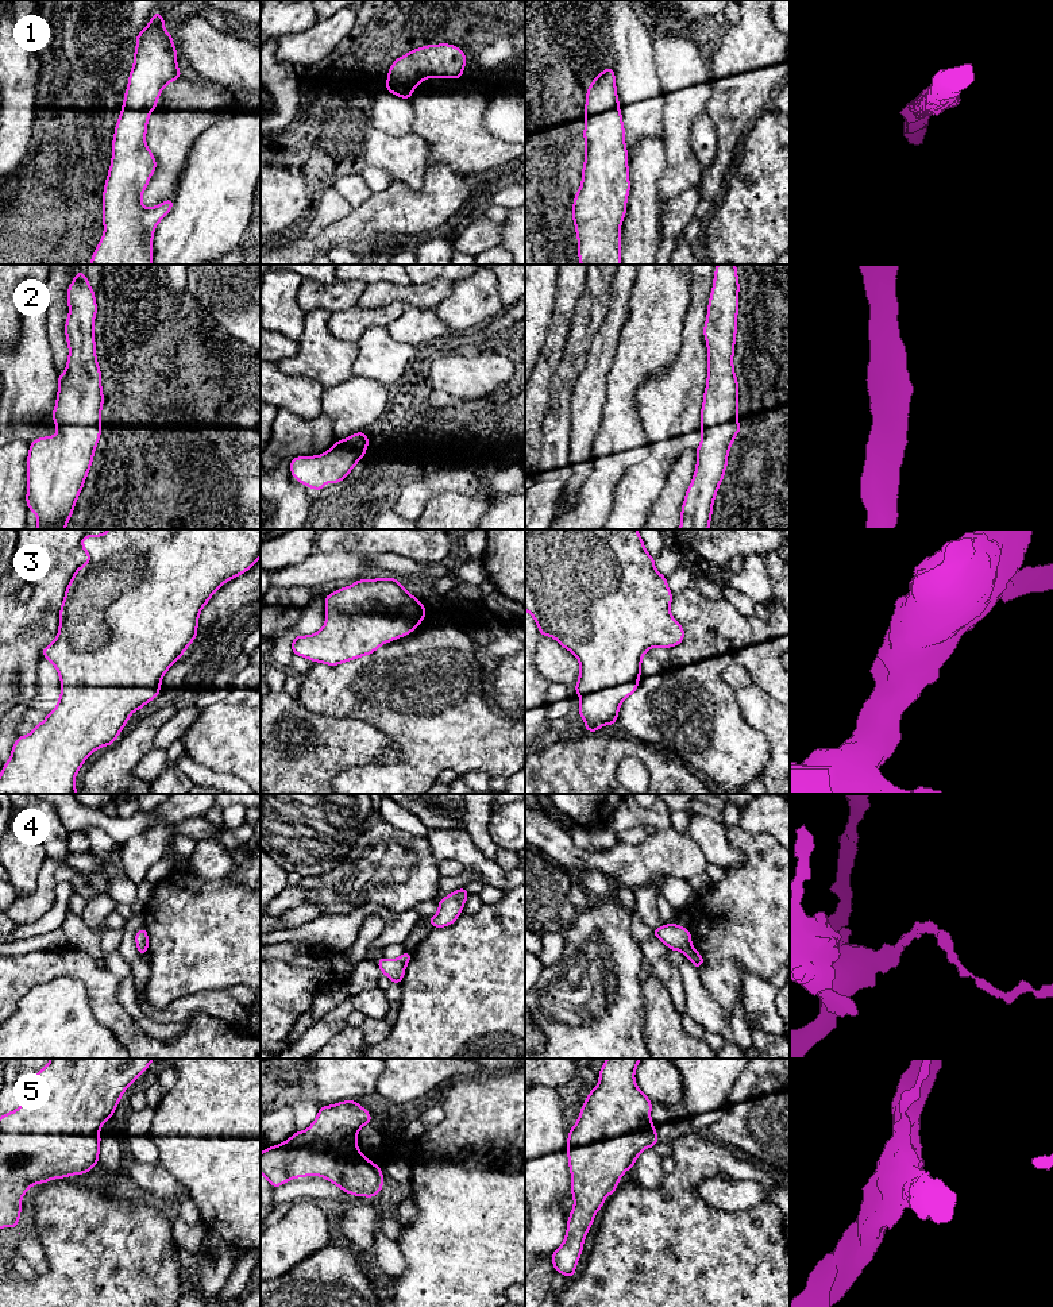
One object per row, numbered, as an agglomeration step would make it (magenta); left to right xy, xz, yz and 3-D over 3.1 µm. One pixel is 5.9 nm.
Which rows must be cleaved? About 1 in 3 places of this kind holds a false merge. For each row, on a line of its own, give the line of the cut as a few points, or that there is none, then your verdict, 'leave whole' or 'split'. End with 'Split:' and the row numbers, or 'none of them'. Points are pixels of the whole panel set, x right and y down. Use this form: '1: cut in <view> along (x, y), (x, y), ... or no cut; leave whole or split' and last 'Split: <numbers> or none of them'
1: no cut; leave whole
2: no cut; leave whole
3: no cut; leave whole
4: cut in yz along (691, 945), (682, 951); split
5: no cut; leave whole
Split: 4

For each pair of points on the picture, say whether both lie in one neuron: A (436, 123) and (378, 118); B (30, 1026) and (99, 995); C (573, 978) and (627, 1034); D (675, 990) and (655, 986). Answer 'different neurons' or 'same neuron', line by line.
A: different neurons
B: different neurons
C: same neuron
D: different neurons

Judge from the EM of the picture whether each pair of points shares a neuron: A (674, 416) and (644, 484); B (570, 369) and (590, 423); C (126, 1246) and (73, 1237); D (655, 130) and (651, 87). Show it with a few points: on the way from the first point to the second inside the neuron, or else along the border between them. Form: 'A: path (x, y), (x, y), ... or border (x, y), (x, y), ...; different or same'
A: path (668, 432), (664, 438), (663, 454), (655, 467); same
B: border (587, 354), (574, 385), (569, 415); different
C: path (112, 1246), (97, 1246), (87, 1237); same
D: path (647, 119), (647, 97); same

